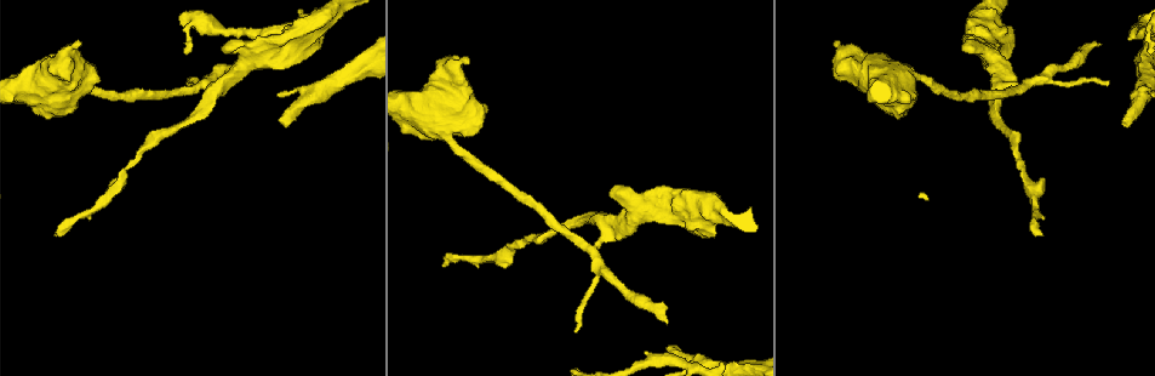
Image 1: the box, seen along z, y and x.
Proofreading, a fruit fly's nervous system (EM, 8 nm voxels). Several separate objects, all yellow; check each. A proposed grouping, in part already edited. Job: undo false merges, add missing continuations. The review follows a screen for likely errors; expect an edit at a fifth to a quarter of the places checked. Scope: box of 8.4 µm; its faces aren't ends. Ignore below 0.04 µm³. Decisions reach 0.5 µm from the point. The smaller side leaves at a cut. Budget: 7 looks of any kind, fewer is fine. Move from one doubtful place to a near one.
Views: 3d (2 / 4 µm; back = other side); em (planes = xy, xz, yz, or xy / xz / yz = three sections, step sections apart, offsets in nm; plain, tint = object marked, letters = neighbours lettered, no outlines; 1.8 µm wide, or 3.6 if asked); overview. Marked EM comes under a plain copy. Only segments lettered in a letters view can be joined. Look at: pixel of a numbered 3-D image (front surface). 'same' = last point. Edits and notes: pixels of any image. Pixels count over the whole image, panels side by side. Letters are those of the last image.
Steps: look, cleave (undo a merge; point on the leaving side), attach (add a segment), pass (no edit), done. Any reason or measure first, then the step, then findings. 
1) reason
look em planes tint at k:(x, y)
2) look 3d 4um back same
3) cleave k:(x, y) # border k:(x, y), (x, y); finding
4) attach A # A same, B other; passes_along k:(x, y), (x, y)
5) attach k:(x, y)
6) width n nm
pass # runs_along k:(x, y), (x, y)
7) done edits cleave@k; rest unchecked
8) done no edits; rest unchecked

calibre changes
look 3d 4um at 1:(60, 66)

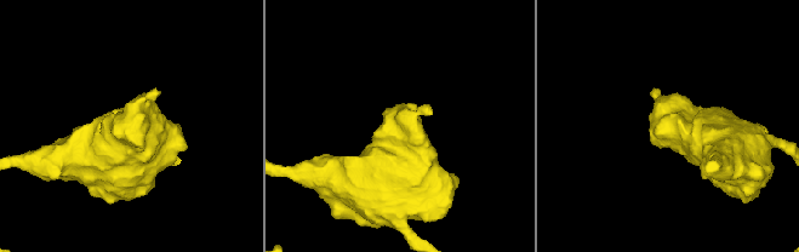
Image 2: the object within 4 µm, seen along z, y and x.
need the tissue
look em planes tint at 2:(683, 126)

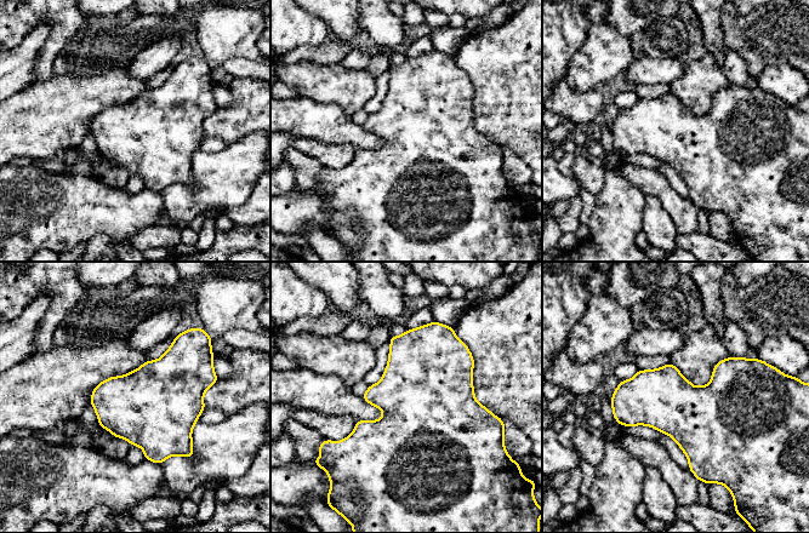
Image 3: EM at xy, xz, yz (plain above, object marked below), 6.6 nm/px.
look em planes letters same

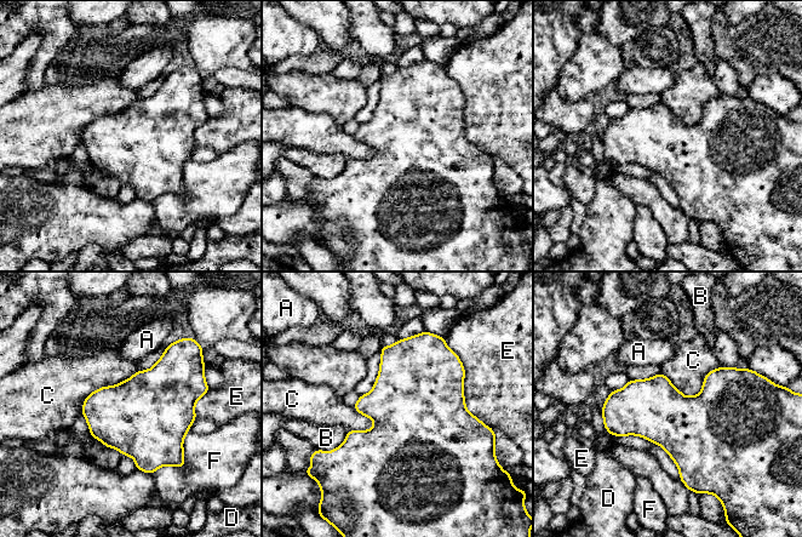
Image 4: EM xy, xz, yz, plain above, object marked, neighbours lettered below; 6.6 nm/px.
pass # A other, B other, C other, D other, E other, F other; border 4:(720, 366), (694, 395), (660, 371); all the same neuron

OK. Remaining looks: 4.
look 3d 2um at 1:(666, 324)

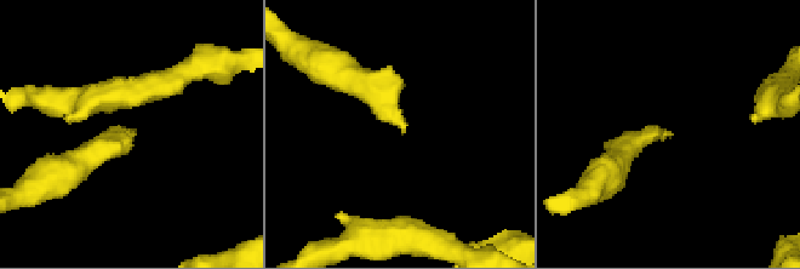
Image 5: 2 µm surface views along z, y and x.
now the EM
look em xz step 4 letters at 5:(671, 137)

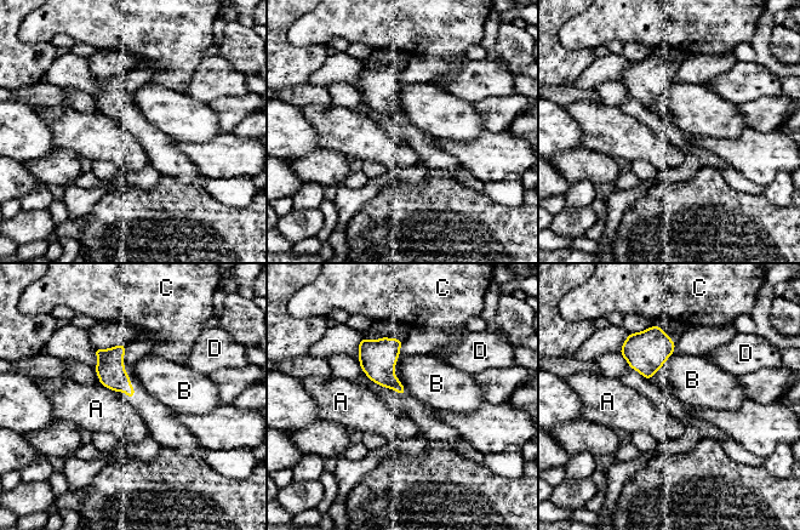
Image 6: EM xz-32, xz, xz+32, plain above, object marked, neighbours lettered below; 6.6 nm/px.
another direction
look em planes letters same

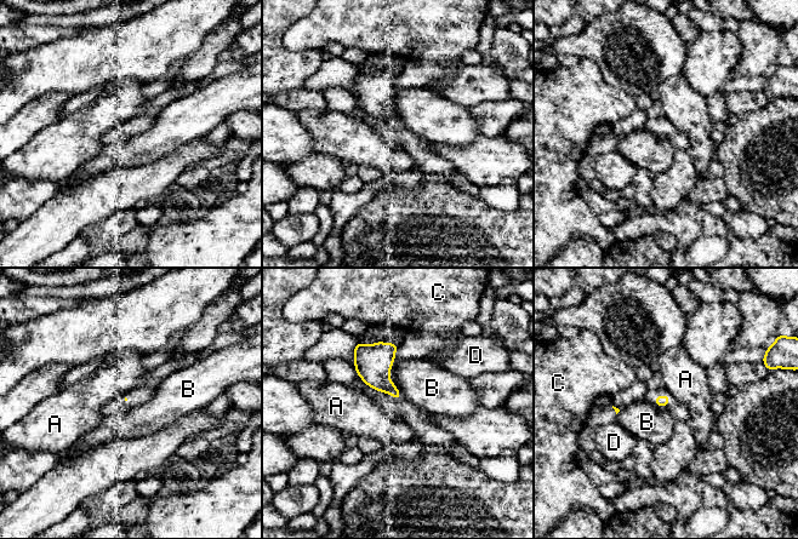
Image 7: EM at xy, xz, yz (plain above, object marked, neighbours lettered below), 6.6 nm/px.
longest_contact B 150 nm
pass # A other, B other, C other, D other; border 7:(392, 365), (388, 378), (395, 385); none of them fits

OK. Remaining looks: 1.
branch stops here
look em planes letters at 1:(285, 127)

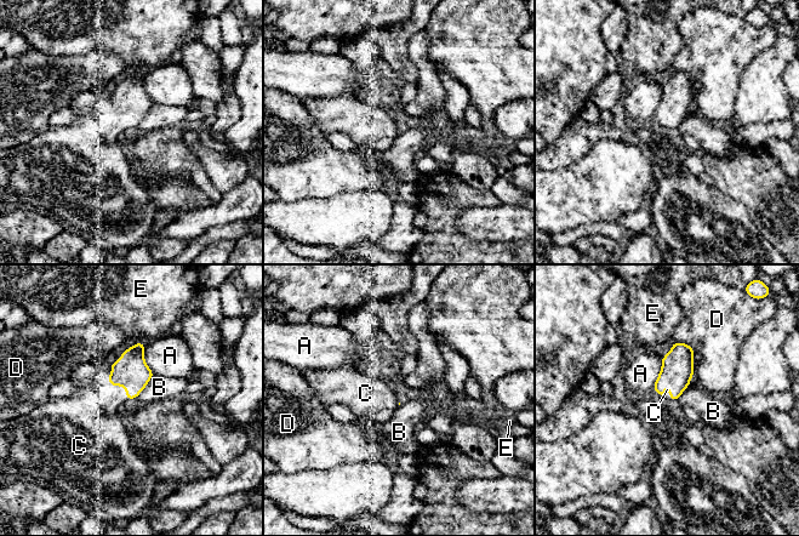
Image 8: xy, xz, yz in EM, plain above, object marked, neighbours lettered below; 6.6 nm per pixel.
attach C # A other, B other, C same, D other, E other; passes_along 8:(131, 371), (121, 385), (93, 409); it goes on there

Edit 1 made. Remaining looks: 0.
done edits attach@8; rest unchecked

